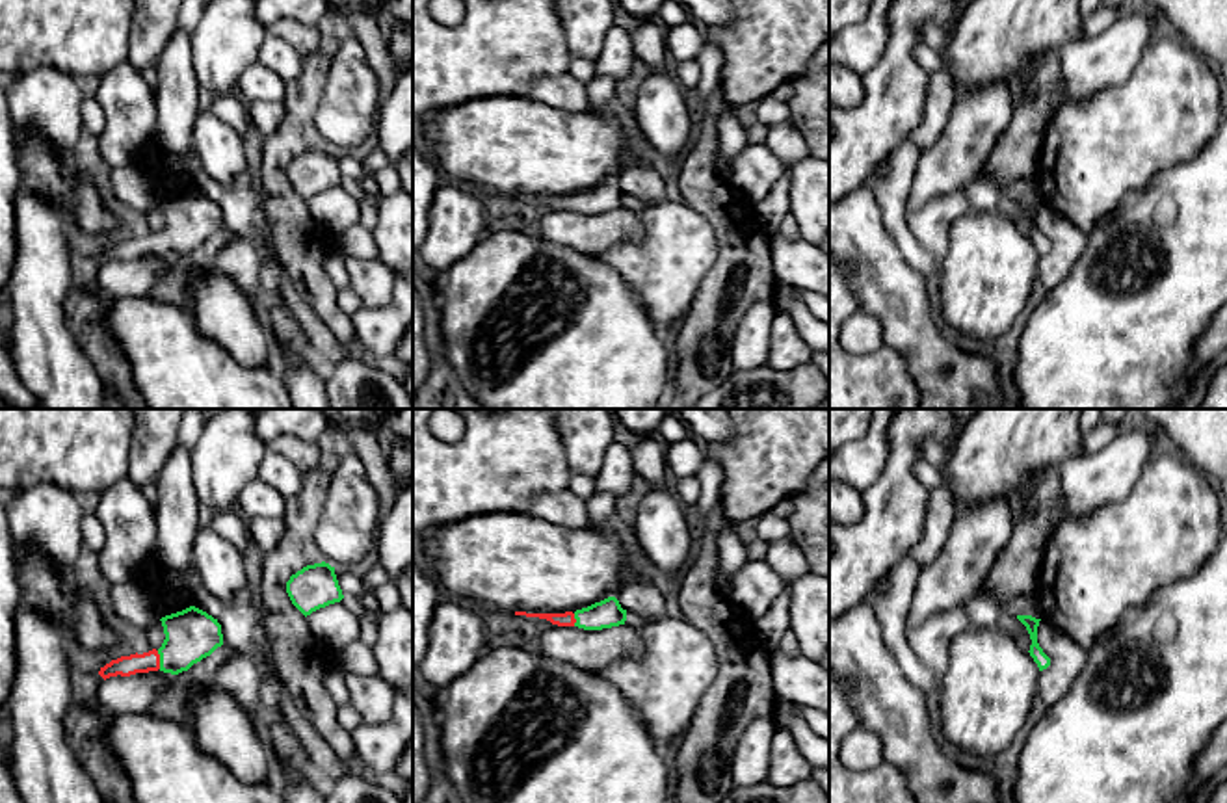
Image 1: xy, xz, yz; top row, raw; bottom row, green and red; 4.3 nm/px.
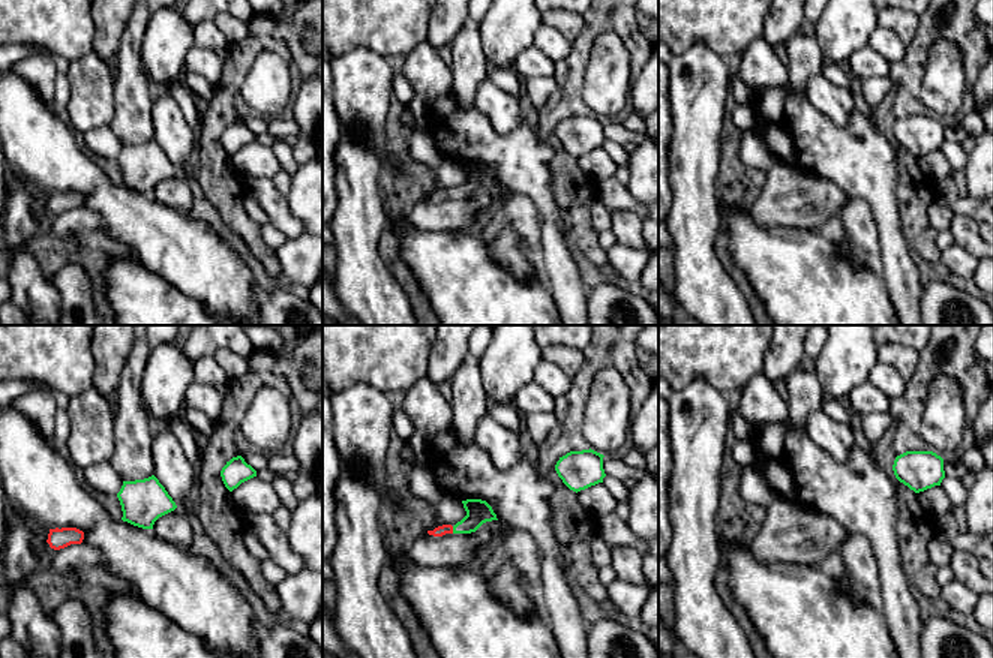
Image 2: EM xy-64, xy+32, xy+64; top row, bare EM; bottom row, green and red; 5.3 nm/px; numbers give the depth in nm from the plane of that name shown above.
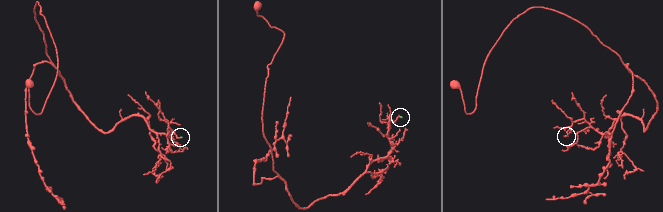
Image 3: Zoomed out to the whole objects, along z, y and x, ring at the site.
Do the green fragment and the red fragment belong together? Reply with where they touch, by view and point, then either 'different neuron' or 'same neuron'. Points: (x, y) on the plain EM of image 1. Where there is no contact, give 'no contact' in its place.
meets green in xy at (160, 244); same neuron

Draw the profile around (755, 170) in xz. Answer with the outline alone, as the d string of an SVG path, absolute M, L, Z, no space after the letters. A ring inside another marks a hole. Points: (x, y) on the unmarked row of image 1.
M747 143L731 164L731 186L751 204L762 201L788 165L764 143Z

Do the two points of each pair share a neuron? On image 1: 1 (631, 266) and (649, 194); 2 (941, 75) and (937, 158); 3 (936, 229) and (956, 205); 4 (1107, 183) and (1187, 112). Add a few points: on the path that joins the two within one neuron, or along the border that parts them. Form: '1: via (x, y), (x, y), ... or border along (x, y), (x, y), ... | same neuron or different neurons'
1: border along (666, 199), (646, 205) | different neurons
2: border along (958, 95), (943, 132), (923, 153) | different neurons
3: via (937, 223), (950, 210) | same neuron
4: via (1127, 162), (1166, 123) | same neuron

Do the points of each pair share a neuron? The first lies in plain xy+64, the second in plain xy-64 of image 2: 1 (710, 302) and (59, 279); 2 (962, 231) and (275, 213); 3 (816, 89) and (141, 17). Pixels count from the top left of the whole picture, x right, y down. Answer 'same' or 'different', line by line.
1: different
2: same
3: different

